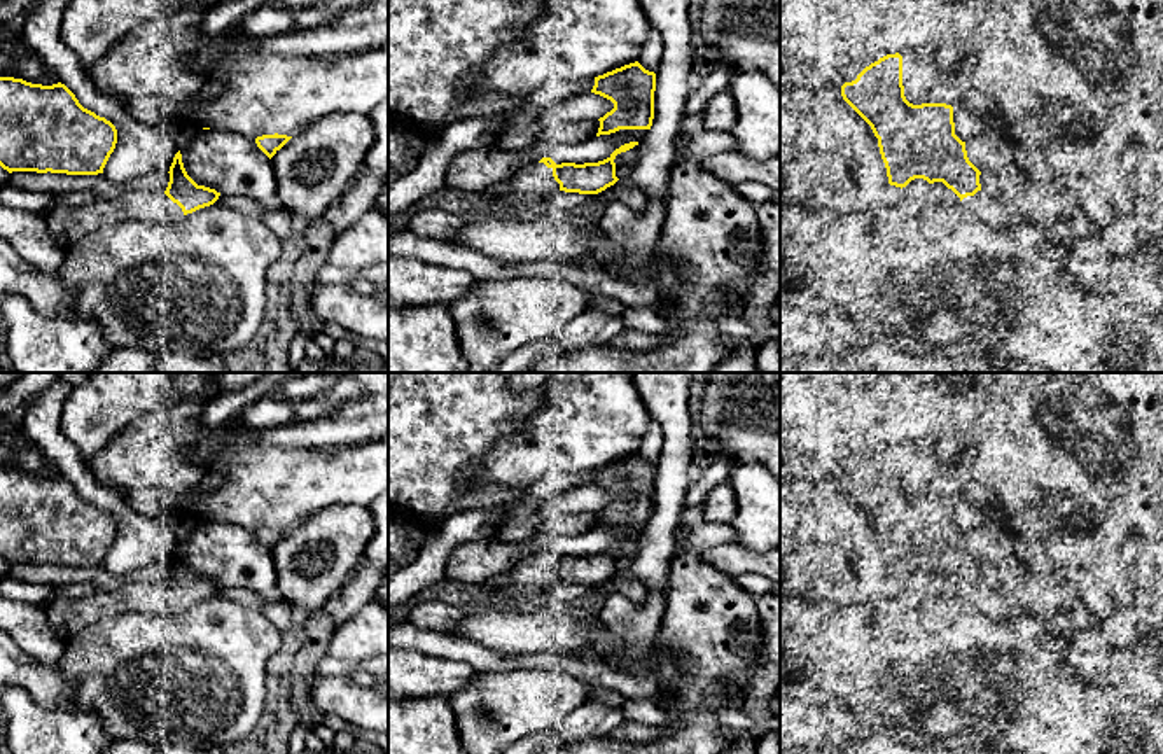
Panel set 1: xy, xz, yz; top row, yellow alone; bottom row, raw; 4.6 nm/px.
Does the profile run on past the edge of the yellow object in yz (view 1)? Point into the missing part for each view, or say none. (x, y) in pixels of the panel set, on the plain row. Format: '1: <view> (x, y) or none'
1: yz (995, 604)

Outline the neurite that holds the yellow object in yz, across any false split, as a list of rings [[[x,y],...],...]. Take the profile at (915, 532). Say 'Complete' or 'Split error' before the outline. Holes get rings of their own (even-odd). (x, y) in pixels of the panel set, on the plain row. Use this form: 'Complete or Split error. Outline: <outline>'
Split error. Outline: [[[899,444],[880,450],[855,472],[845,474],[841,488],[878,530],[890,577],[902,581],[915,570],[943,574],[990,618],[1018,611],[1009,590],[999,591],[981,581],[981,563],[969,553],[965,534],[955,527],[953,499],[906,492]]]

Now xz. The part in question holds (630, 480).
Complete. Outline: [[[638,453],[595,469],[591,485],[614,495],[614,500],[600,509],[596,528],[619,521],[651,521],[654,511],[656,465]]]

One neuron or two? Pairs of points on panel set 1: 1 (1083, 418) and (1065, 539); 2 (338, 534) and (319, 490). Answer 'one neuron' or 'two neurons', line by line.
1: one neuron
2: two neurons

